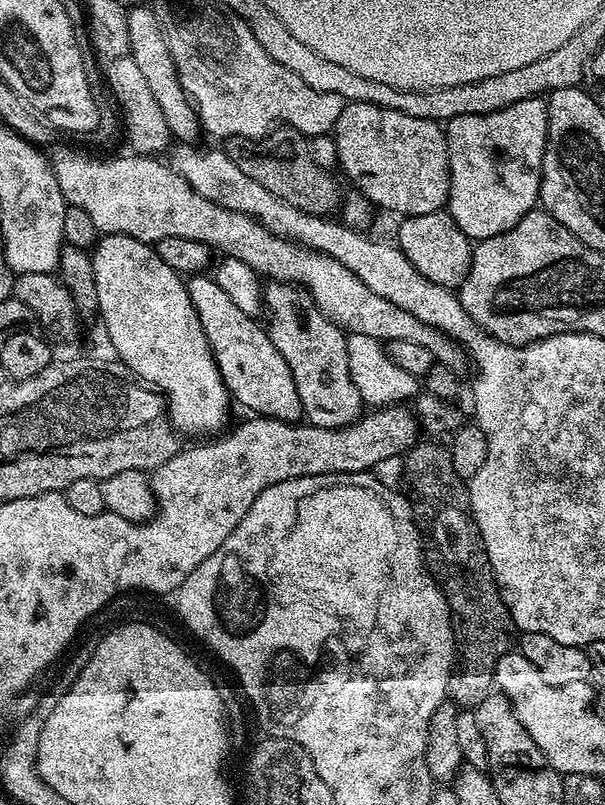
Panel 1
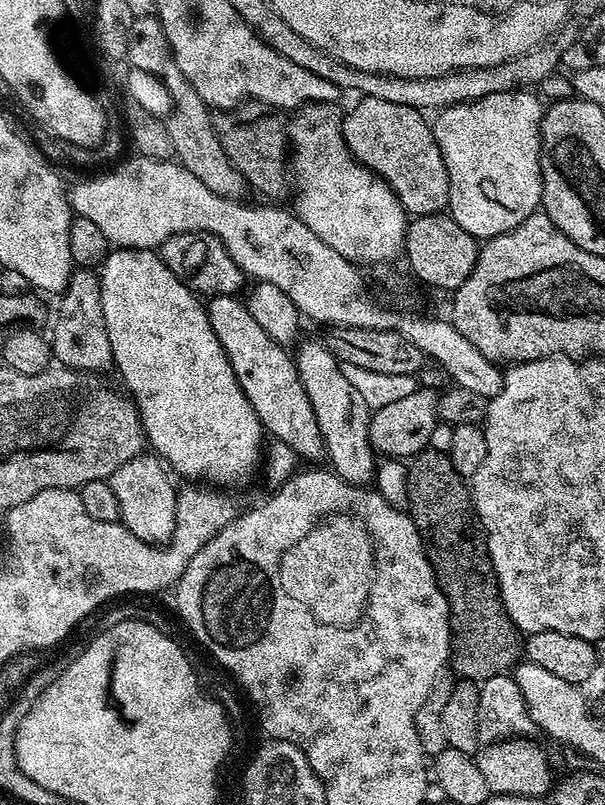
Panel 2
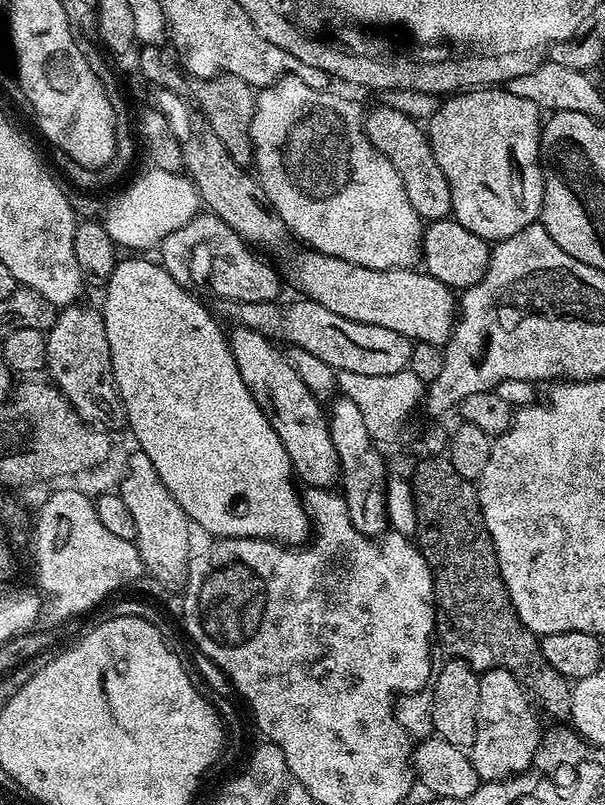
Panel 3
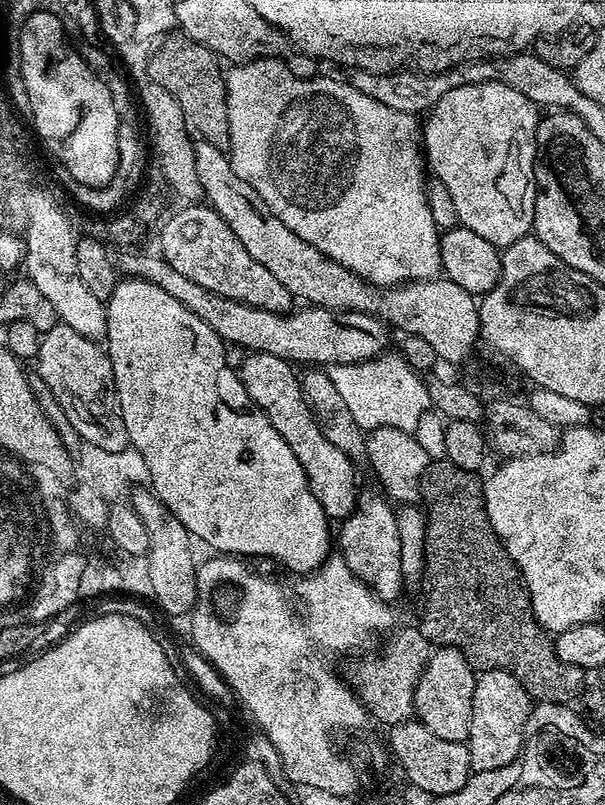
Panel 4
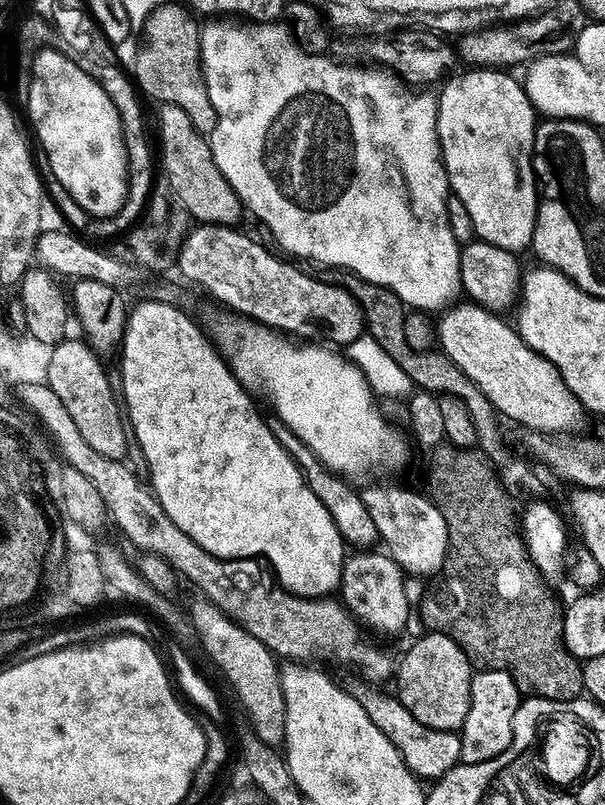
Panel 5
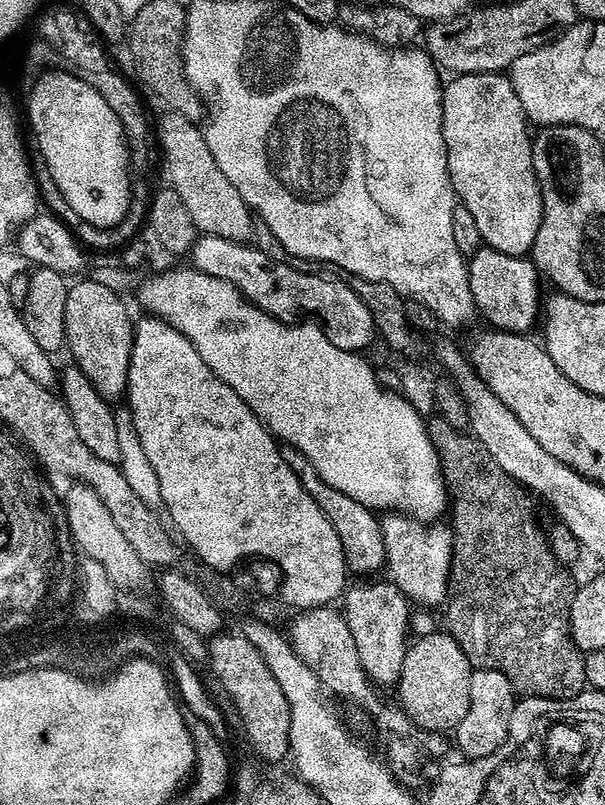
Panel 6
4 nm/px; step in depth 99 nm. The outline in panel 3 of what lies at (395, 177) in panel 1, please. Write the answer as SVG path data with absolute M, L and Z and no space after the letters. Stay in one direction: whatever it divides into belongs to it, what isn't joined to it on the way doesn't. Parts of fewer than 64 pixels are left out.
M379 107L364 117L364 132L368 140L392 163L394 170L398 170L398 178L402 178L402 186L406 186L406 198L421 221L449 219L452 216L450 182L446 182L446 174L442 174L442 166L438 166L438 158L434 158L427 131L421 125L419 128L413 117L402 114L402 110Z

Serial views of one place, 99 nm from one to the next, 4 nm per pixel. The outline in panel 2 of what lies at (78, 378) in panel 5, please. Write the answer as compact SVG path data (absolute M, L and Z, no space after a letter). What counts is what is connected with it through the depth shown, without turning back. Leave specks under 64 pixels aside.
M76 268L59 300L60 313L56 316L56 325L50 331L55 363L79 372L107 373L107 368L113 367L112 347L110 334L106 330L106 318L102 314L99 275L91 268Z

